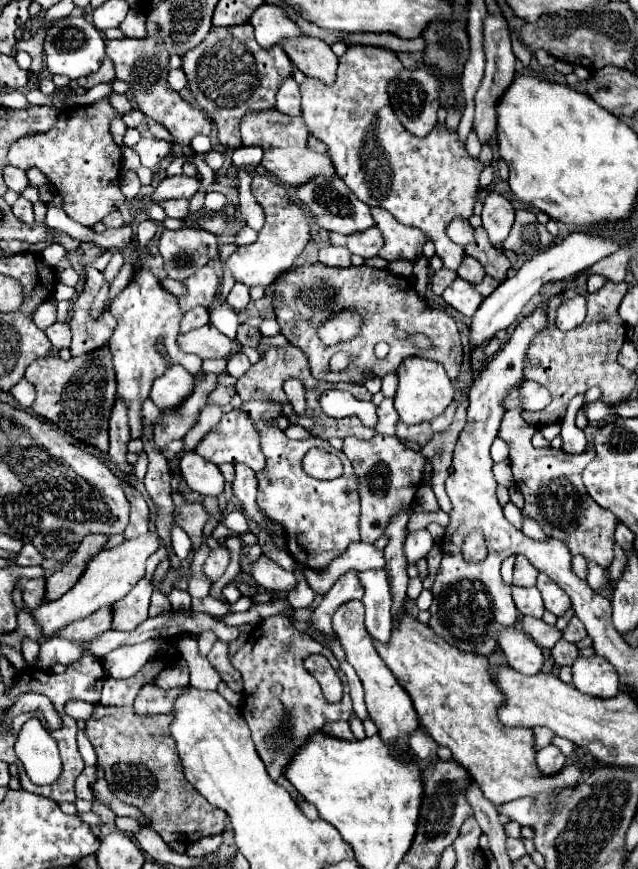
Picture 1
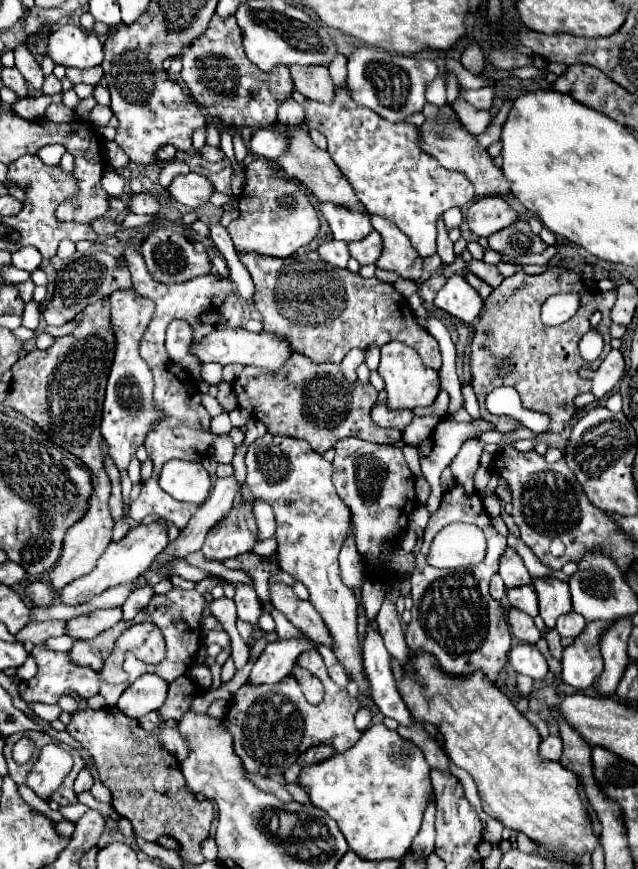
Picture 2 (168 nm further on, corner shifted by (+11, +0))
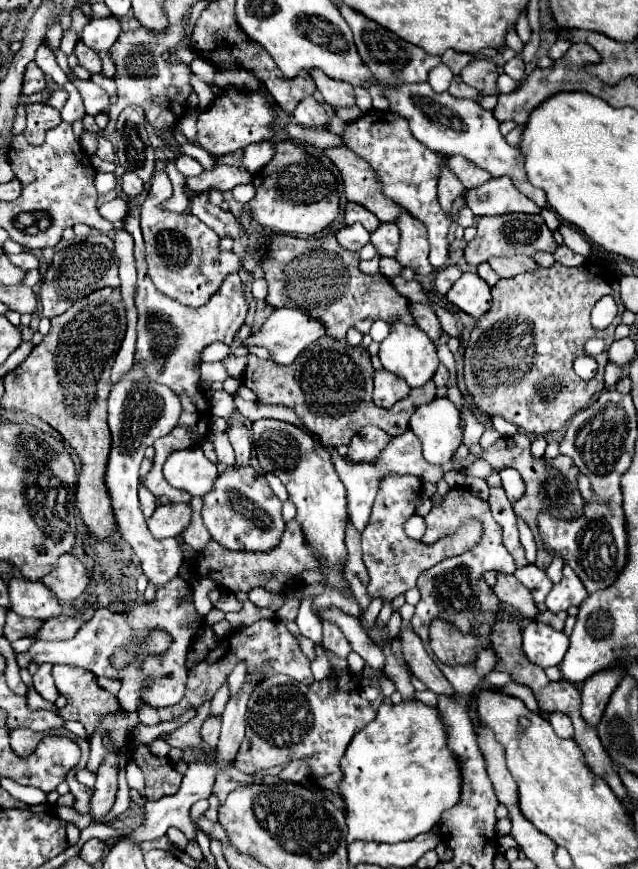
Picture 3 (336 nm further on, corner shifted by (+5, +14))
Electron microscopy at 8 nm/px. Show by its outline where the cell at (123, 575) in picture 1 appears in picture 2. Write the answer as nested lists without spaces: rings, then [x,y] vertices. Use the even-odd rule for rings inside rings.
[[[140,524],[136,528],[132,528],[122,540],[118,542],[112,542],[106,552],[100,556],[96,568],[86,574],[86,576],[80,576],[78,580],[74,580],[70,586],[62,588],[58,592],[58,600],[62,604],[70,604],[70,606],[76,606],[76,604],[84,604],[88,600],[92,600],[94,596],[100,596],[104,590],[108,588],[114,588],[114,586],[120,586],[120,584],[128,584],[132,582],[134,578],[138,578],[140,574],[144,574],[150,564],[154,562],[154,558],[168,546],[168,526],[166,524]]]

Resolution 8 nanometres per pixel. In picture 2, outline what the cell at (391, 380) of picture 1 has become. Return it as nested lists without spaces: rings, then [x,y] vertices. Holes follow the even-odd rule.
[[[370,344],[364,354],[366,354],[366,364],[368,364],[368,368],[370,368],[370,370],[376,370],[376,368],[378,368],[378,360],[380,360],[380,348],[378,348],[376,344]]]

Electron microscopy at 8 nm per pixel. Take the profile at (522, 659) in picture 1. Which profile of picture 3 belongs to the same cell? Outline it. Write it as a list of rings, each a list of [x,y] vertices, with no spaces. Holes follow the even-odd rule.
[[[530,622],[522,630],[522,650],[536,666],[556,666],[562,662],[568,650],[568,636],[542,622]]]

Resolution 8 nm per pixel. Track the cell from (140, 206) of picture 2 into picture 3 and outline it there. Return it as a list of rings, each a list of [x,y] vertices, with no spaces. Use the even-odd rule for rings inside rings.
[[[132,172],[124,174],[120,186],[122,186],[122,192],[128,198],[136,198],[136,196],[140,196],[144,192],[144,182],[140,182],[140,178],[136,174],[132,174]]]

